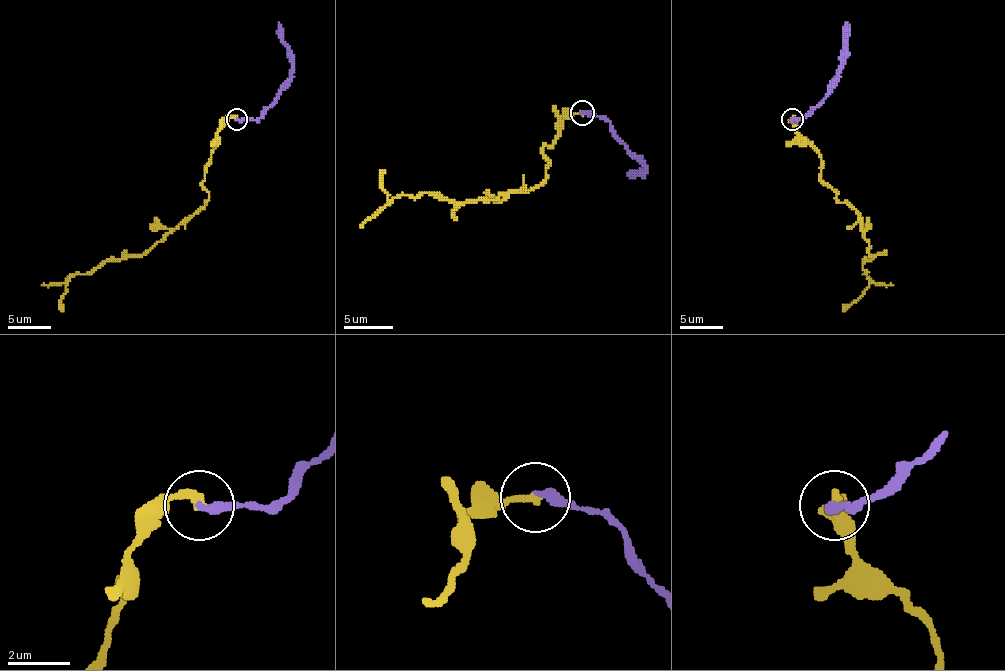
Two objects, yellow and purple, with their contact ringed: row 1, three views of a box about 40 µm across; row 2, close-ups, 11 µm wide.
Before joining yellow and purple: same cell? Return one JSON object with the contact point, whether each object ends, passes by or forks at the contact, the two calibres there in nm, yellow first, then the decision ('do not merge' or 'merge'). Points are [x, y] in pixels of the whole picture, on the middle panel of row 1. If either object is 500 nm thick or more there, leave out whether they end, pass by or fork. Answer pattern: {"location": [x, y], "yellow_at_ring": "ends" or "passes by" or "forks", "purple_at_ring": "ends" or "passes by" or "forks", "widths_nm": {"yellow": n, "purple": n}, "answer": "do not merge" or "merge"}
{"location": [582, 113], "yellow_at_ring": "ends", "purple_at_ring": "ends", "widths_nm": {"yellow": 280, "purple": 320}, "answer": "do not merge"}

